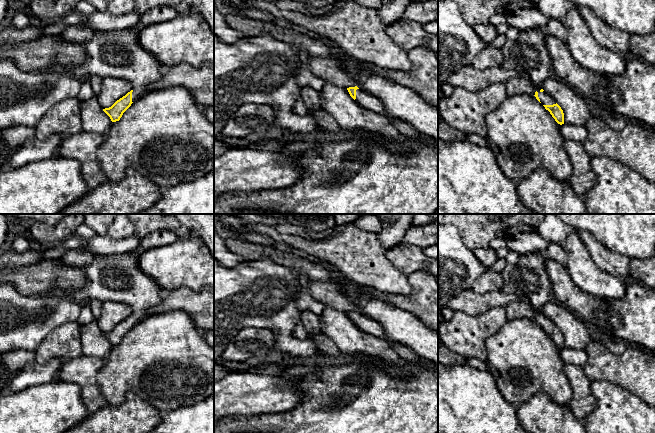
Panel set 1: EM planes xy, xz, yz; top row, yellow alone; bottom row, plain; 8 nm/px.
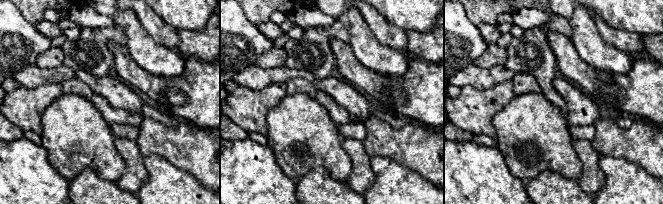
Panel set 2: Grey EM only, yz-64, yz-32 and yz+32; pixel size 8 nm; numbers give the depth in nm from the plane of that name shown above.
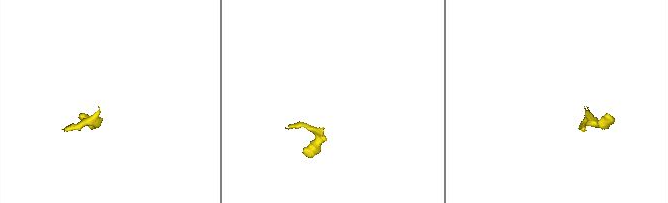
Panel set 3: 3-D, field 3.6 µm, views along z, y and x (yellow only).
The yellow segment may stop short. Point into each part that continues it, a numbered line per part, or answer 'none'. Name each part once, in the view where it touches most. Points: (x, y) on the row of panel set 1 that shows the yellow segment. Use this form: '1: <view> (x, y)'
1: yz (528, 53)

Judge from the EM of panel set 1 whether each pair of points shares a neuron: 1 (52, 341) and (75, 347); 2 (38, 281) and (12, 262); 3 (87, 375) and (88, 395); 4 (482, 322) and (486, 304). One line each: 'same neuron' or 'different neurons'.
1: same neuron
2: different neurons
3: same neuron
4: different neurons

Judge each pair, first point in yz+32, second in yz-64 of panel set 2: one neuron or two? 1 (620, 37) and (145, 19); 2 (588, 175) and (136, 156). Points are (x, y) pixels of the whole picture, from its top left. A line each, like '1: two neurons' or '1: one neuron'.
1: one neuron
2: one neuron

